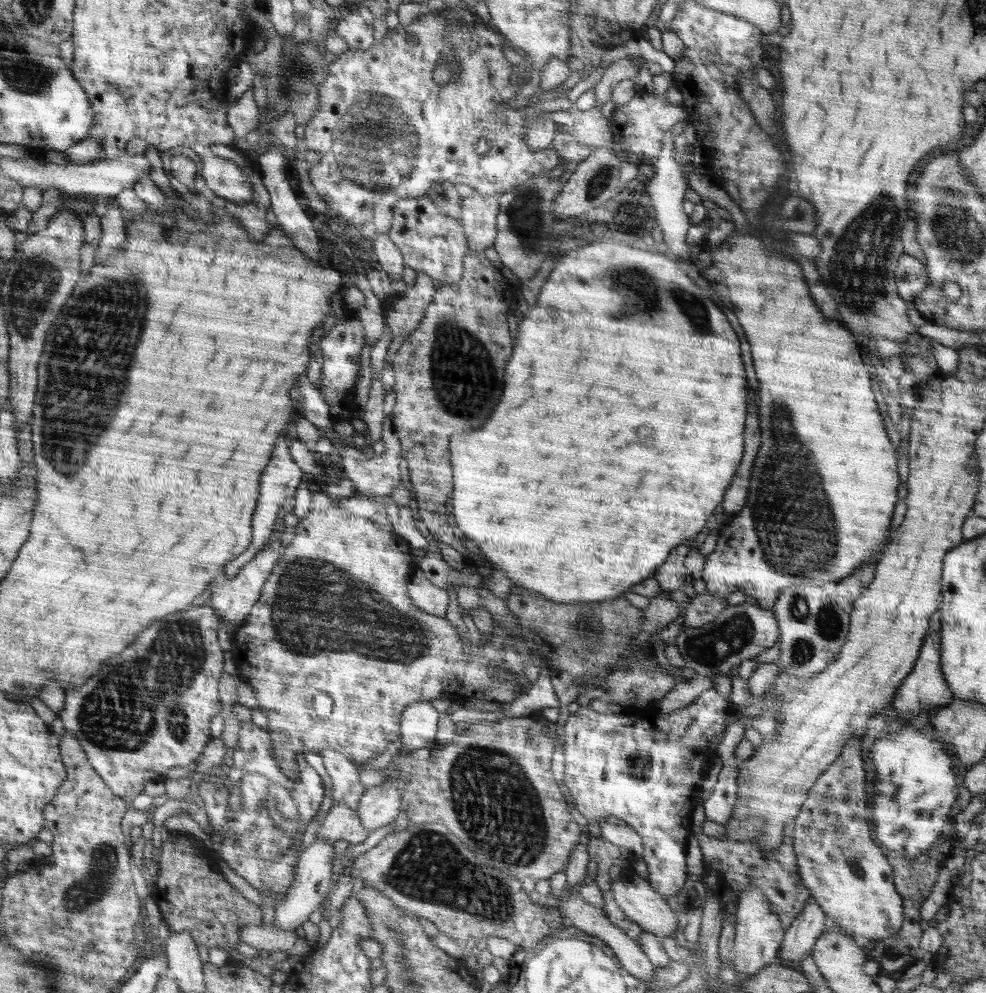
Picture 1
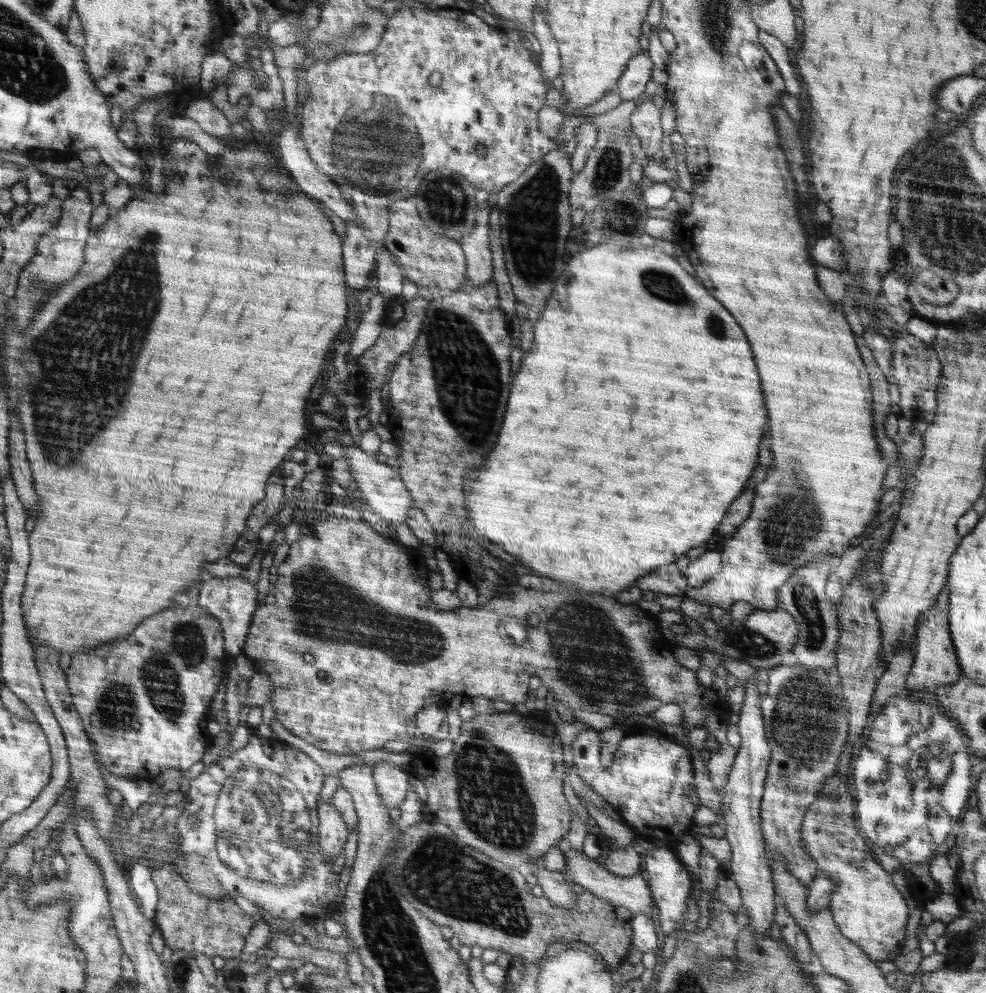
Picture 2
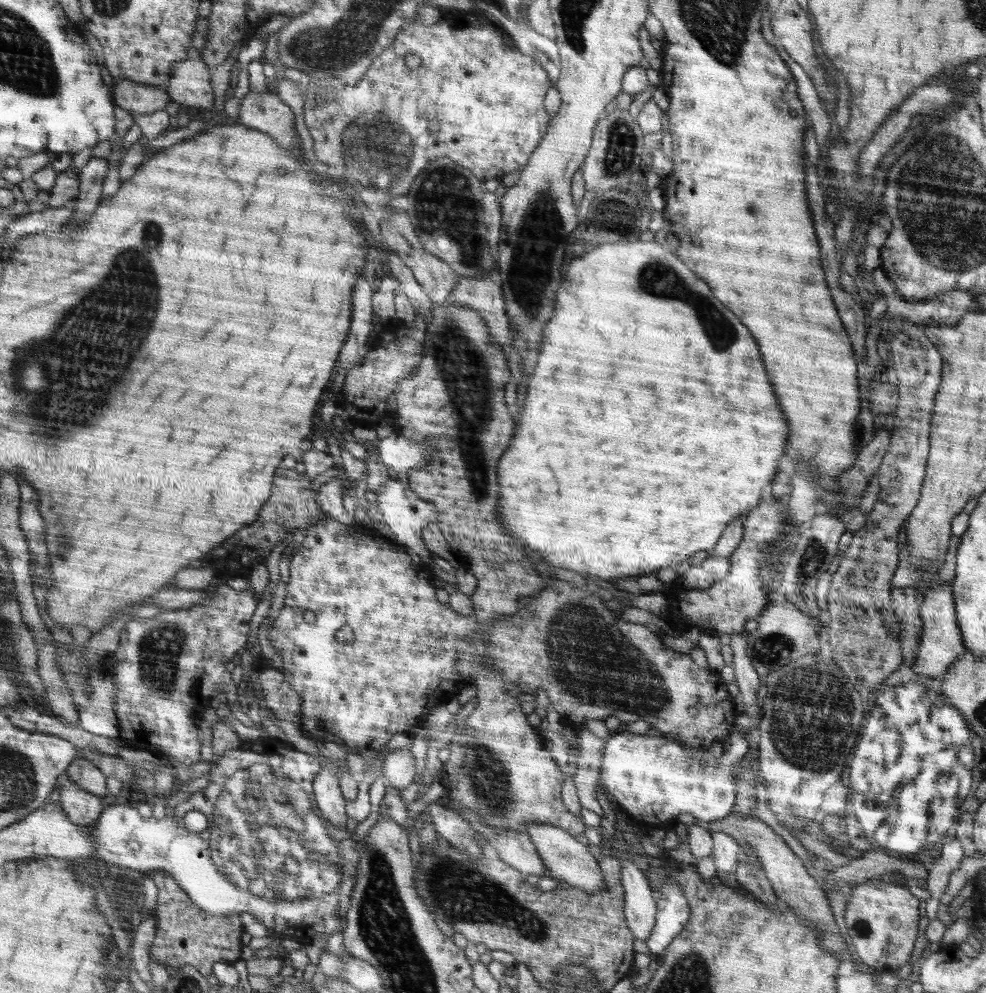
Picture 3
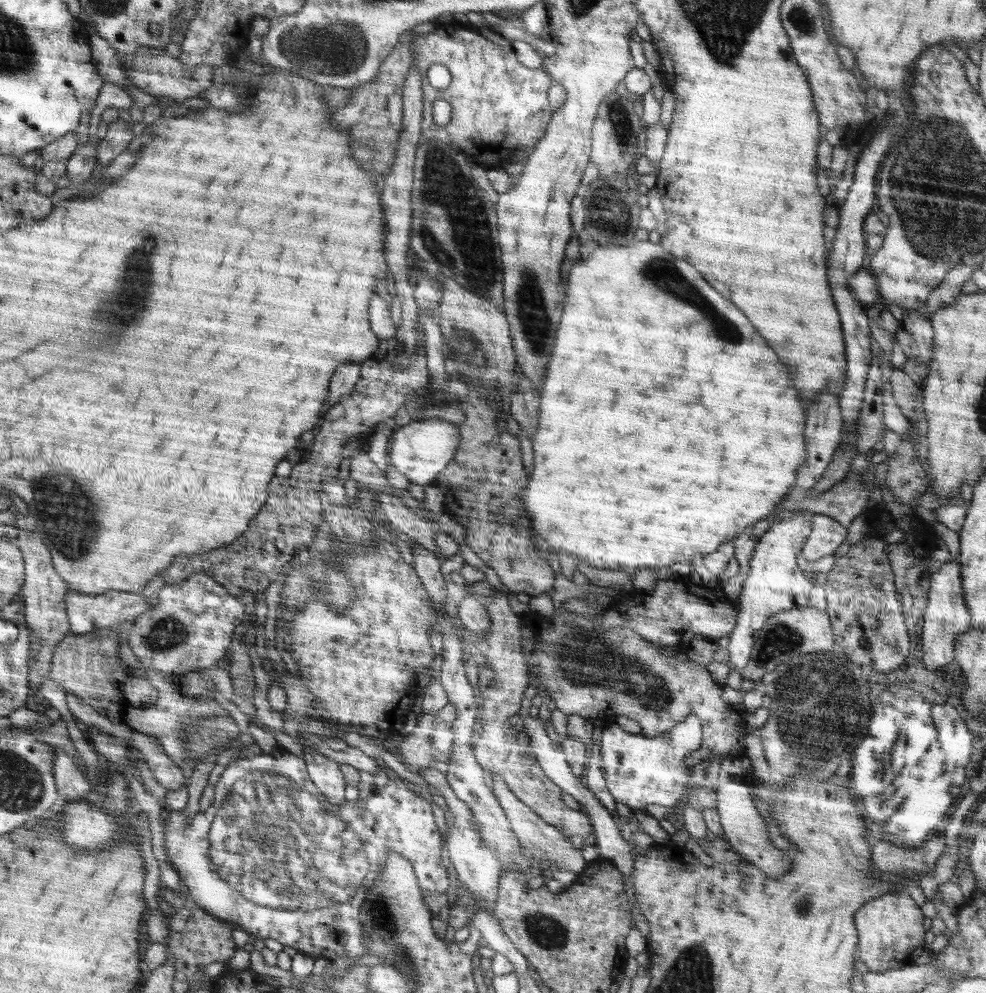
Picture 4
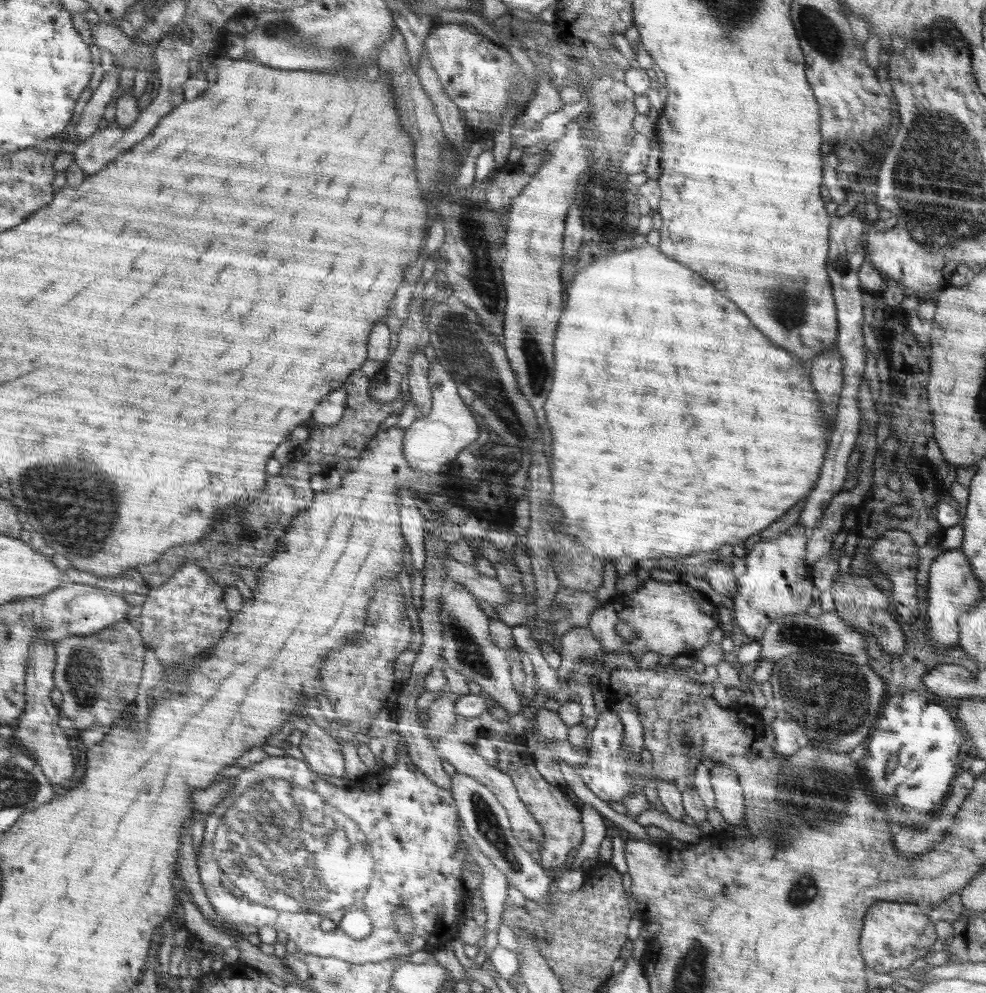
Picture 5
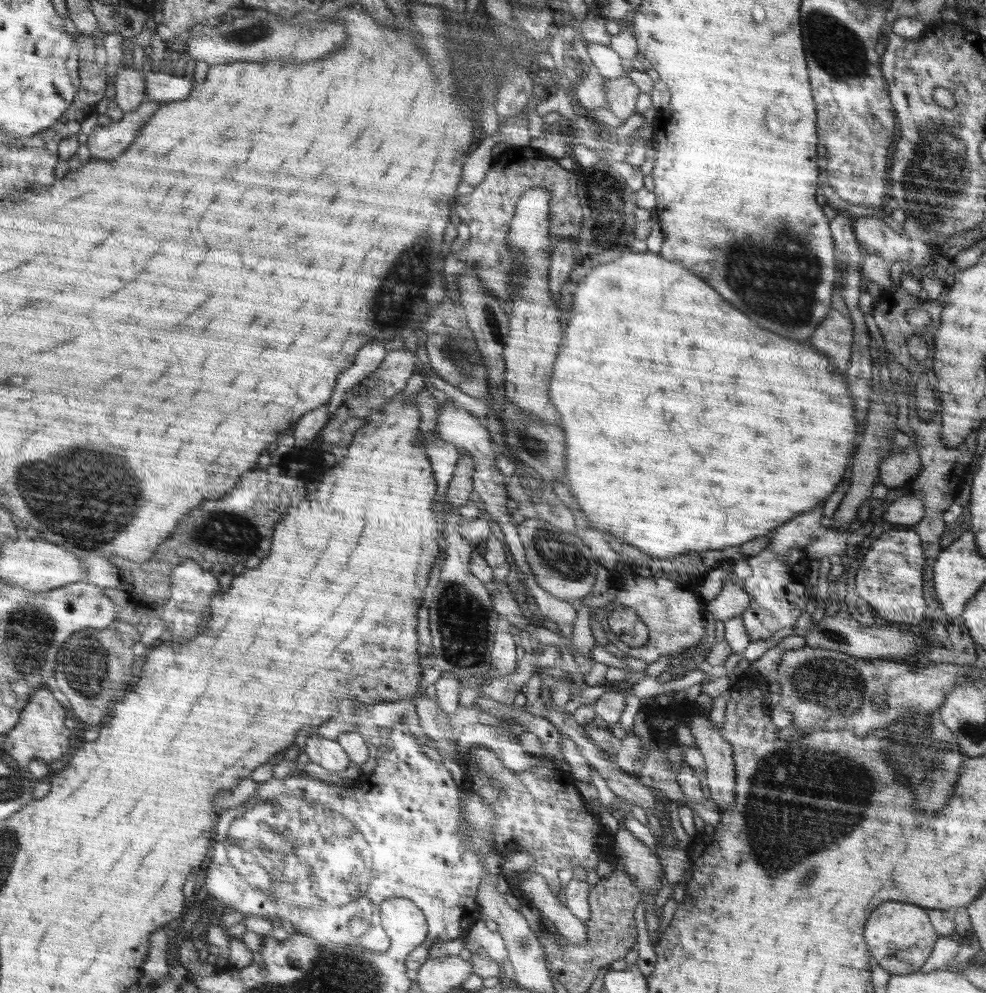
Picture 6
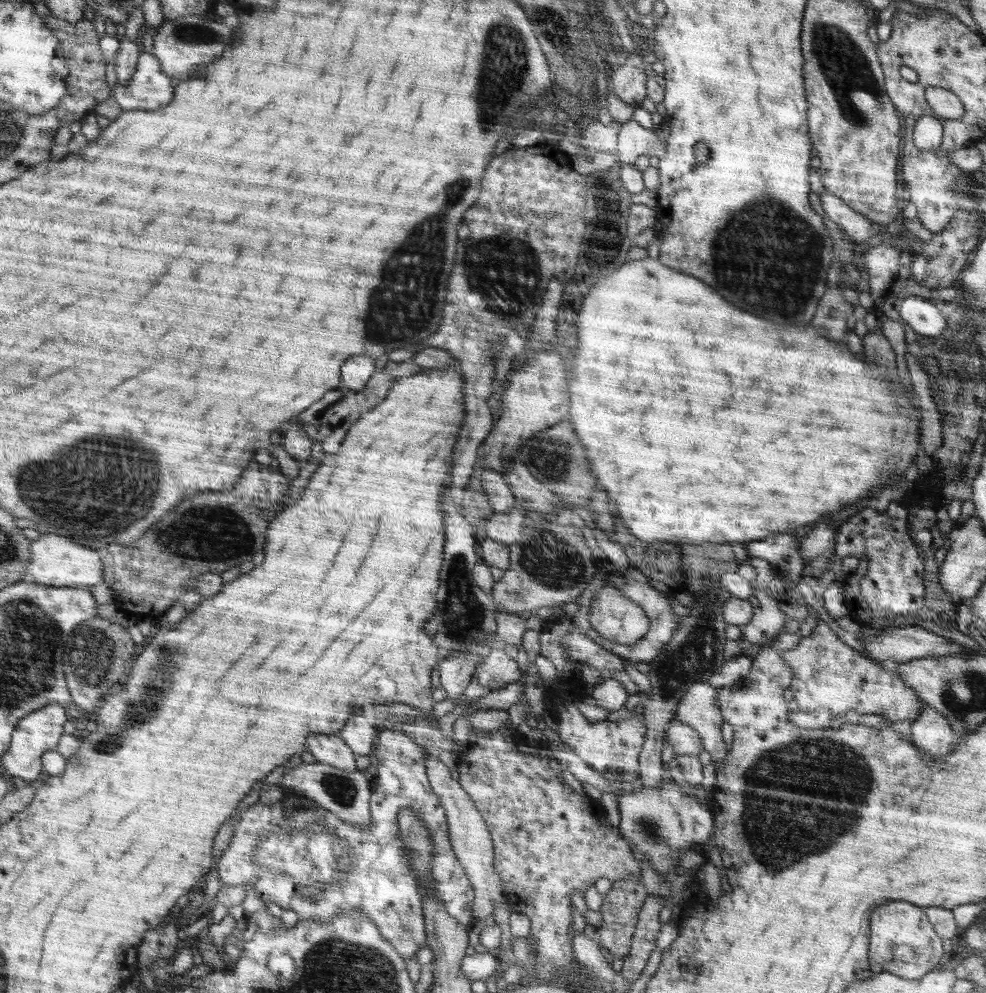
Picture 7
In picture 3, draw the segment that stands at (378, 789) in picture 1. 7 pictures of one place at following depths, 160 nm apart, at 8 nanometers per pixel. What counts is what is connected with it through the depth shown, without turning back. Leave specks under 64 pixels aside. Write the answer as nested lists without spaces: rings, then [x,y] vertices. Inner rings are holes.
[[[404,747],[386,755],[382,774],[387,788],[404,790],[413,784],[417,772],[411,748]]]

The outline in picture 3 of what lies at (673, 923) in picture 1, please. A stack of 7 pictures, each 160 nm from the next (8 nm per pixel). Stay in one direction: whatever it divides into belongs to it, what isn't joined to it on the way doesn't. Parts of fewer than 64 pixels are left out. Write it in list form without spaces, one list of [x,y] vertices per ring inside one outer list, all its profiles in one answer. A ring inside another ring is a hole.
[[[532,823],[526,826],[525,833],[534,843],[537,853],[540,855],[548,875],[566,881],[569,885],[576,888],[582,888],[592,894],[600,892],[603,886],[603,874],[599,867],[599,861],[593,857],[587,849],[587,846],[578,842],[570,834],[567,834],[562,828],[552,826],[552,824]]]

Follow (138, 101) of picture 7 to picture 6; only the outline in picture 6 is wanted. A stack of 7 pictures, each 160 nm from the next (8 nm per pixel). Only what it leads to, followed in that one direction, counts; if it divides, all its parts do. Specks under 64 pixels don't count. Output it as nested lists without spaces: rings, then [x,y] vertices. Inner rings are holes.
[[[165,68],[158,72],[151,71],[145,77],[145,96],[146,100],[158,100],[169,103],[184,100],[191,94],[194,84],[193,81],[183,76],[171,75]]]

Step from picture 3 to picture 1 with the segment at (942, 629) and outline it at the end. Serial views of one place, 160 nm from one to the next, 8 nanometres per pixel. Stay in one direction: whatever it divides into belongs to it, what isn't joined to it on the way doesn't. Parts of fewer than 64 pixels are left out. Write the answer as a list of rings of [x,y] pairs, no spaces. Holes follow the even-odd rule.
[[[928,633],[919,651],[920,654],[916,659],[912,672],[900,683],[893,696],[892,704],[900,718],[899,723],[909,721],[912,716],[918,715],[922,710],[928,712],[934,707],[946,706],[953,699],[952,691],[941,669],[941,638],[939,633]]]

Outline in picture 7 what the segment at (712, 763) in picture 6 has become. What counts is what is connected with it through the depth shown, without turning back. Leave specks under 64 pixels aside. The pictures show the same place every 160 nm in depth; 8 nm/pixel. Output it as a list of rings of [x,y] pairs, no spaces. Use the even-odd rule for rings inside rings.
[[[696,682],[689,686],[677,704],[677,720],[694,727],[714,762],[716,770],[722,767],[728,752],[722,740],[721,726],[725,722],[718,701],[719,689],[707,682]]]

